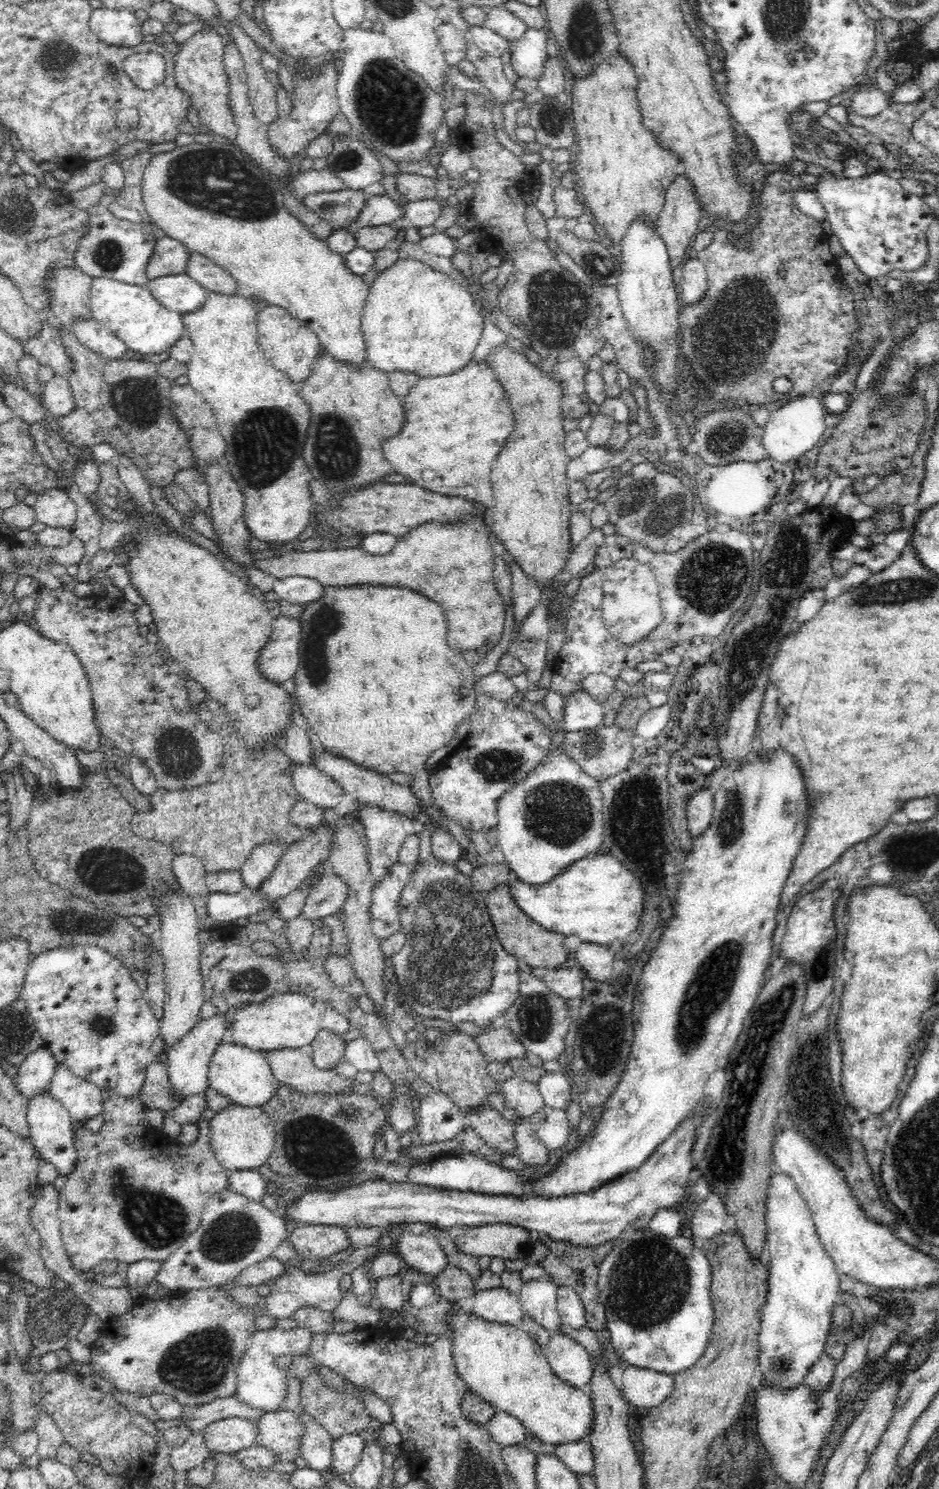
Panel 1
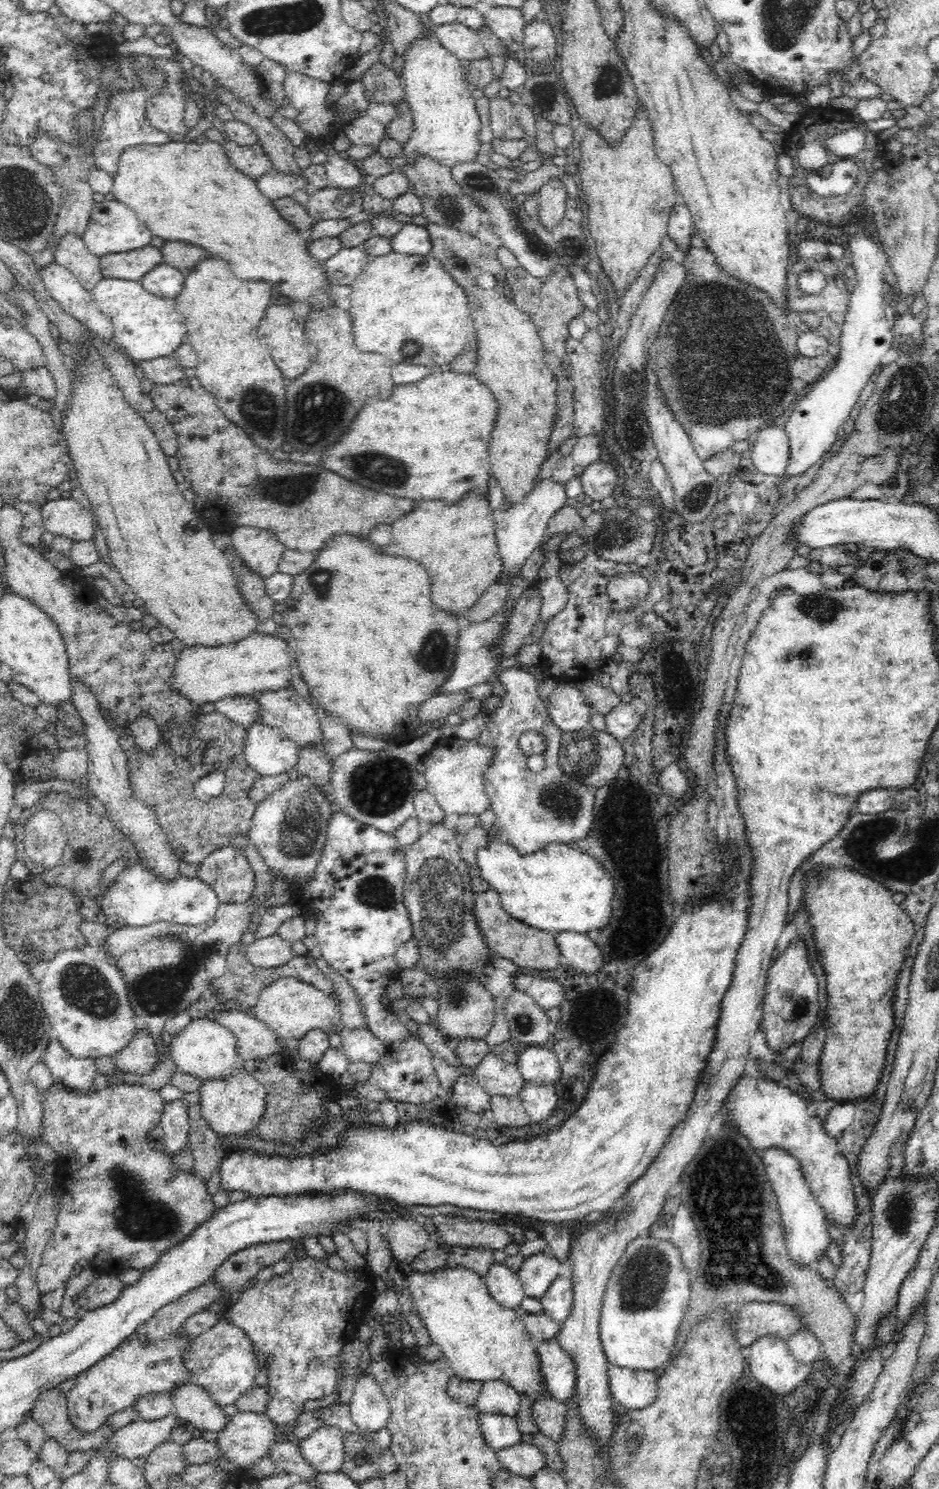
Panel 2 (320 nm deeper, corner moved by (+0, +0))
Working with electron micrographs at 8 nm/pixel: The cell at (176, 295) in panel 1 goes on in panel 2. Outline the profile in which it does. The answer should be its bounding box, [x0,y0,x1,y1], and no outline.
[140,263,185,300]

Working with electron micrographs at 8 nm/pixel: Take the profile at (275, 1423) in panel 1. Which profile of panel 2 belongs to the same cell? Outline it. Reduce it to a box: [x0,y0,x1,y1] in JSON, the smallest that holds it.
[215,1411,282,1472]

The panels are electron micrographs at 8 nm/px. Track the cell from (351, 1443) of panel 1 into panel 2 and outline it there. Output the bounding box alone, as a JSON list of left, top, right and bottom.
[297,1425,344,1472]

